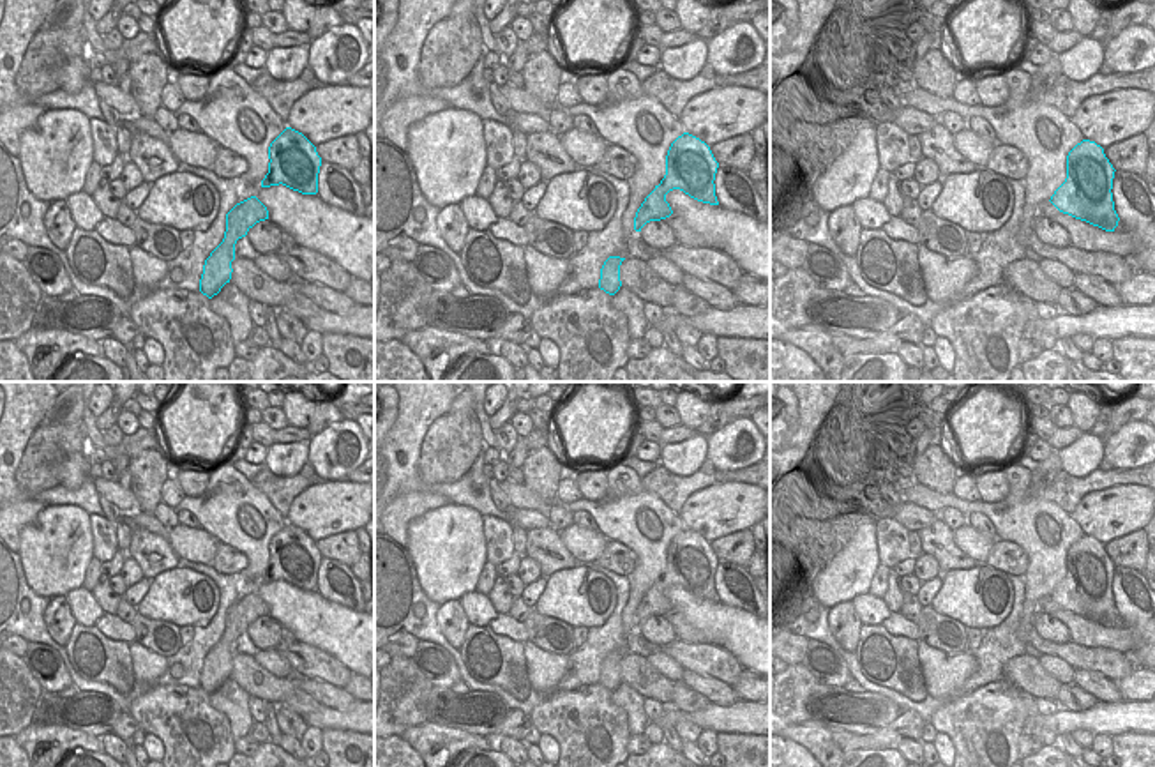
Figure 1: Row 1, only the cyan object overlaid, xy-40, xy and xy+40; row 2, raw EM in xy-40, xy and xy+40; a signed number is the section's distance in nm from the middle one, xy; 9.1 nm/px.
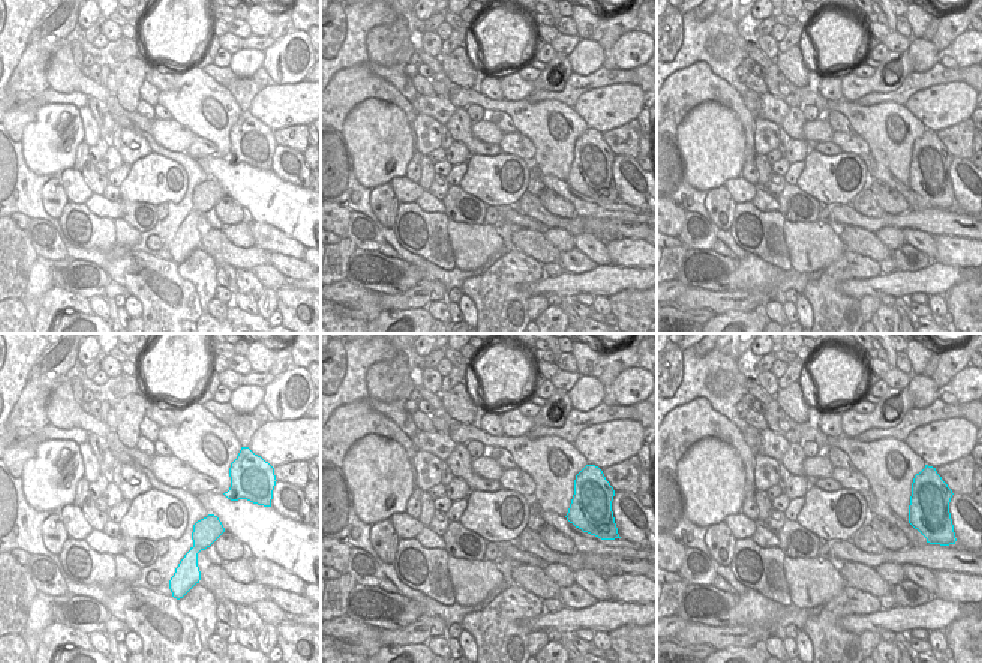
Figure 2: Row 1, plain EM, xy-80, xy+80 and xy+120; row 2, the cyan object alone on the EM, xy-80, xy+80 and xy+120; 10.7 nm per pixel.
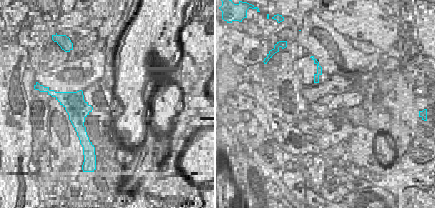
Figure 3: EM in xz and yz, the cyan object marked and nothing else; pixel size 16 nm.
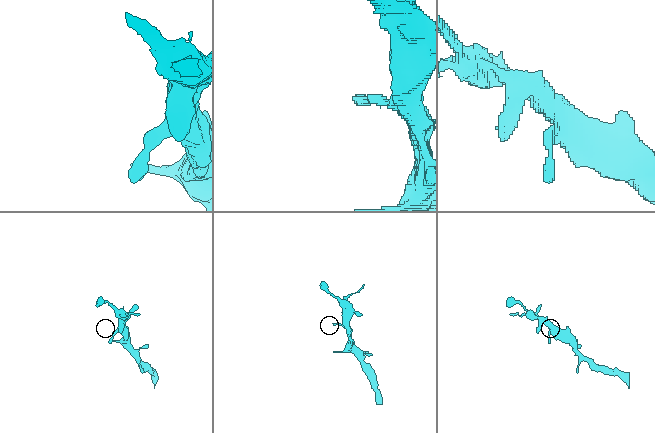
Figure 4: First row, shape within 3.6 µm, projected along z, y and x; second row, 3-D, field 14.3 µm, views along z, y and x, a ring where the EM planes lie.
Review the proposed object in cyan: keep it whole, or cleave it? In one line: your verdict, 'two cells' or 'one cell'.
one cell

